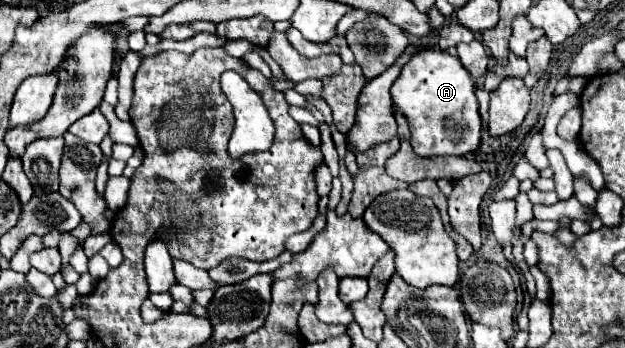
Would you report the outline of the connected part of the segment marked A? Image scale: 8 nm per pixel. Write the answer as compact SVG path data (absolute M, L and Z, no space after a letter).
M437 47L417 51L395 79L391 97L409 121L411 145L417 155L467 155L479 147L481 117L471 75L463 69L461 61L447 51Z

